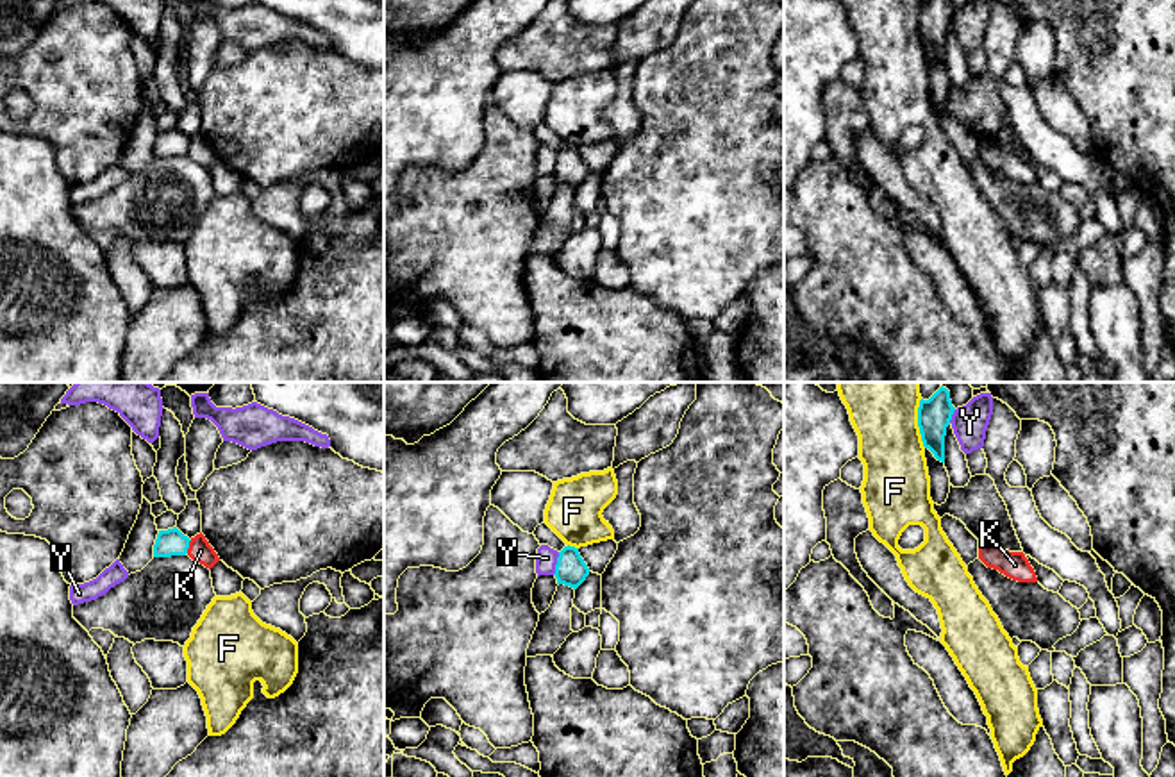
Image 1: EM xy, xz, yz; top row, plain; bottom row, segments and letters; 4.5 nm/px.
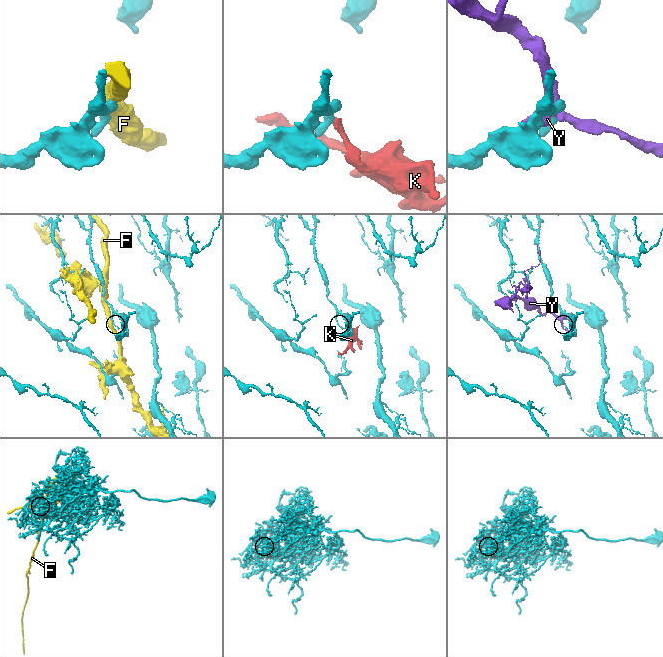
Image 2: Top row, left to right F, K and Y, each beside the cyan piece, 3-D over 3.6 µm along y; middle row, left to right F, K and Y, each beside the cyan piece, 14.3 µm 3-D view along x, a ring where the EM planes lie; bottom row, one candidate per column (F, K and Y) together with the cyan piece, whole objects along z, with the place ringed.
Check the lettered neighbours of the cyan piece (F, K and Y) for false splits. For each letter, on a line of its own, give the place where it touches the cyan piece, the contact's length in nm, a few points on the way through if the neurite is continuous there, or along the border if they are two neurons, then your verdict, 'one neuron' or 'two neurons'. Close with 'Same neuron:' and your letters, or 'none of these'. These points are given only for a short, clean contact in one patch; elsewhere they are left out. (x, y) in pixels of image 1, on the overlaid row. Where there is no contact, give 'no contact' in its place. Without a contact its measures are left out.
F: yz (918, 424) | 220 nm | two neurons
K: xy (188, 547) | 70 nm | along xy (191, 540), (186, 552) | two neurons
Y: xz (558, 563) | 110 nm | two neurons
Same neuron: none of these

